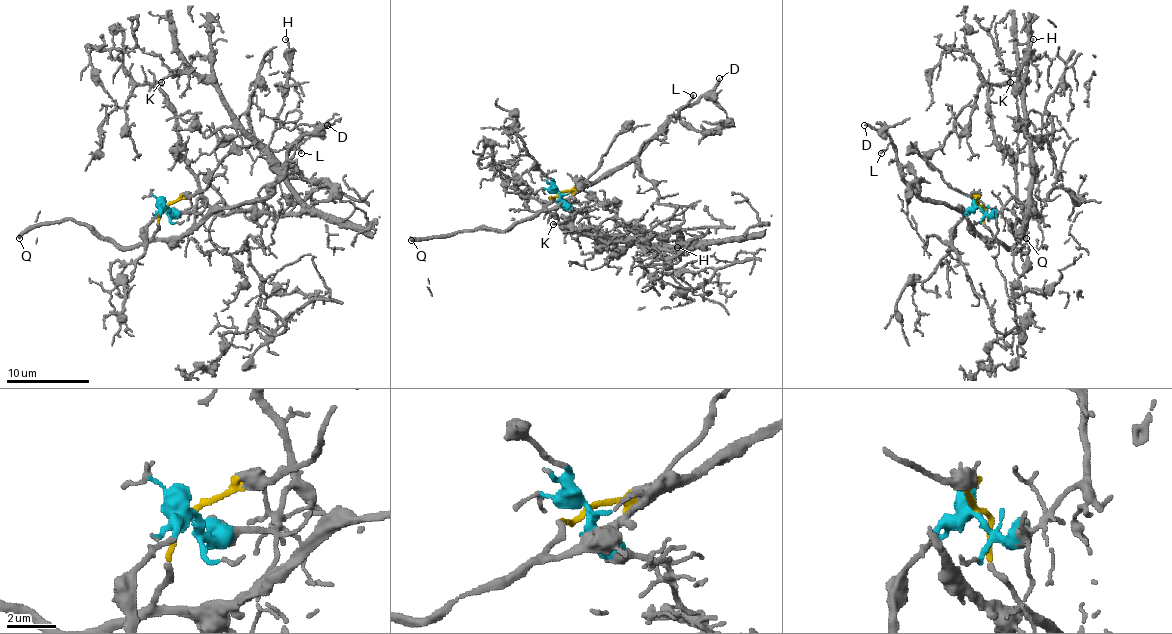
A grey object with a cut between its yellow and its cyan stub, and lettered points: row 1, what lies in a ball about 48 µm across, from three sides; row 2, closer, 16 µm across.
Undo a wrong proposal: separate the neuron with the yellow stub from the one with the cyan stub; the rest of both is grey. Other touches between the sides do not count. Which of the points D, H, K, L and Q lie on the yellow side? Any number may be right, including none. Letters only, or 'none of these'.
D, L, Q

